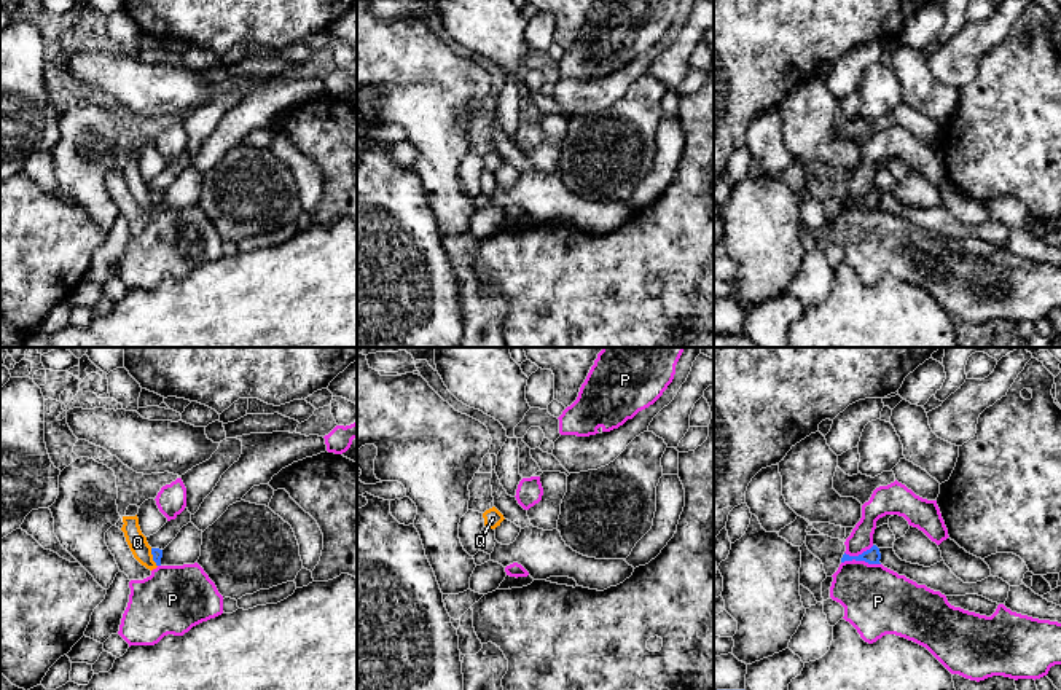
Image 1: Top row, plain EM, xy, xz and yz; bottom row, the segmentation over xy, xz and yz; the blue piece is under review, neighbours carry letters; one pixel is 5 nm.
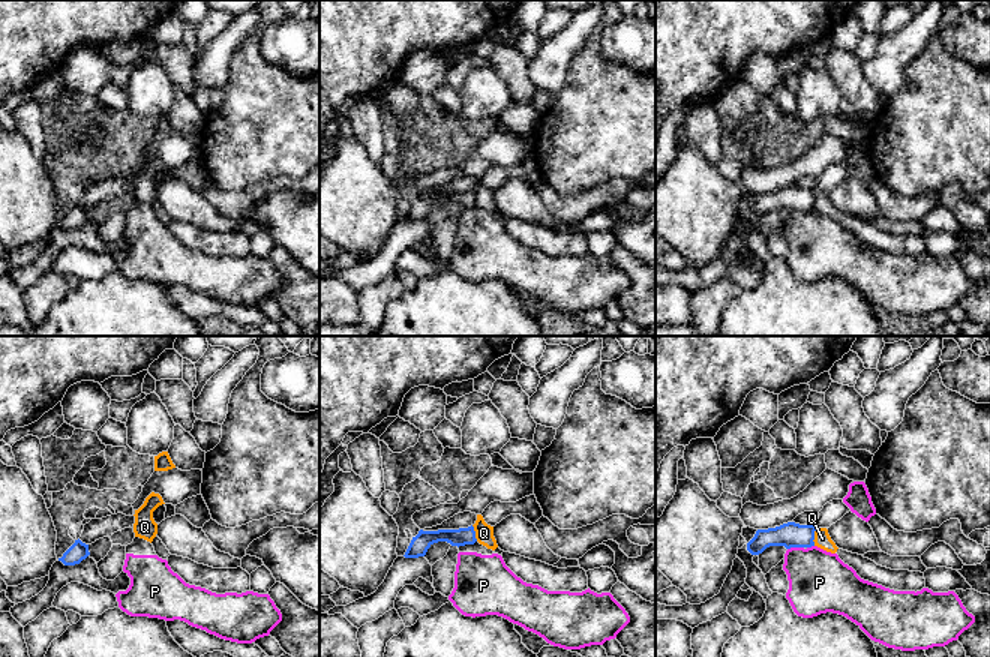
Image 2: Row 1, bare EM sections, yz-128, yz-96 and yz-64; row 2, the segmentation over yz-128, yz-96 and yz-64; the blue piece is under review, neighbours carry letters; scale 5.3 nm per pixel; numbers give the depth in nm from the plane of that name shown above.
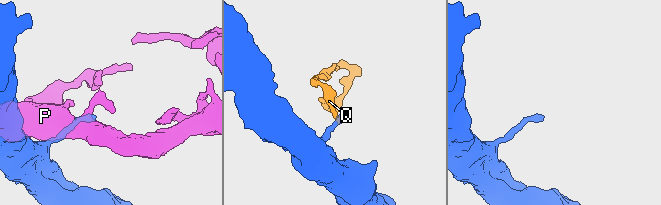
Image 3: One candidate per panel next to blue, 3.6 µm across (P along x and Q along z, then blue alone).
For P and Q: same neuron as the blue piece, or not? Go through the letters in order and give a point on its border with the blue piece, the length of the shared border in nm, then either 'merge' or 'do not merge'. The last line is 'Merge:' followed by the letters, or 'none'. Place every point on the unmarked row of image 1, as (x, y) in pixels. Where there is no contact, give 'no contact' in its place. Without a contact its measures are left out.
P: contact yz (861, 203); length 200 nm; do not merge
Q: contact xy (153, 201); length 100 nm; do not merge
Merge: none

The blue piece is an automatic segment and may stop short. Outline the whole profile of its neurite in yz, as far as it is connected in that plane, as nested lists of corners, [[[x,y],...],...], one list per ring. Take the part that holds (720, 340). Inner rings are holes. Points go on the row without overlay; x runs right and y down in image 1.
[[[717,333],[714,335],[714,347],[760,347],[746,333]]]

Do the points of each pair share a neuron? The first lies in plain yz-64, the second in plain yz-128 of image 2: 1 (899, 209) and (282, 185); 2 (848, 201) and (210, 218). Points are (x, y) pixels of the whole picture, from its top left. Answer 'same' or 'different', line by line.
1: same
2: same

